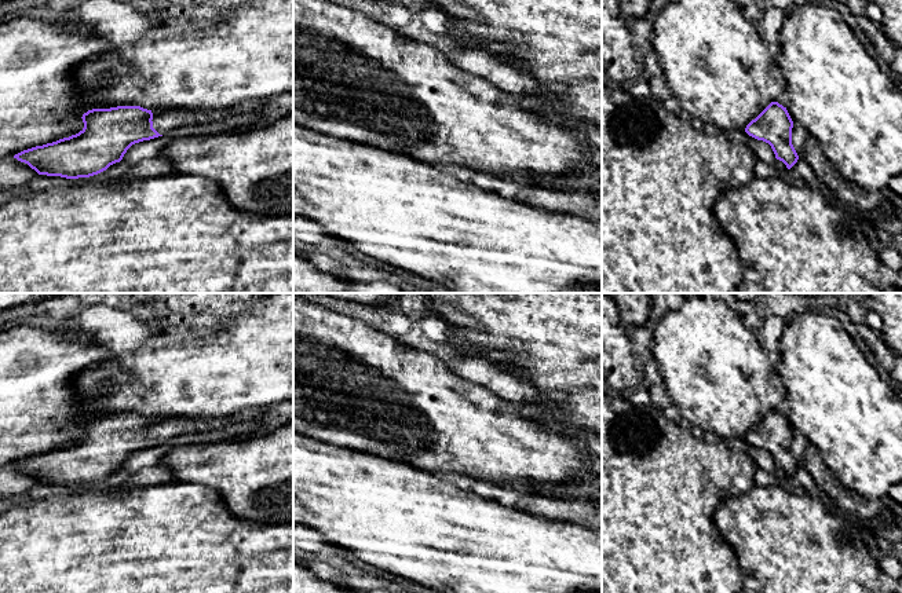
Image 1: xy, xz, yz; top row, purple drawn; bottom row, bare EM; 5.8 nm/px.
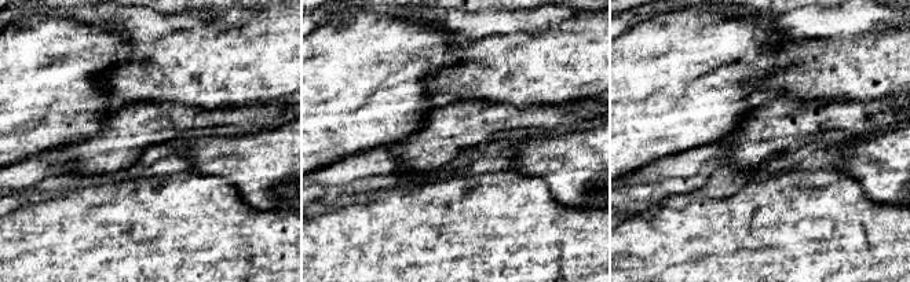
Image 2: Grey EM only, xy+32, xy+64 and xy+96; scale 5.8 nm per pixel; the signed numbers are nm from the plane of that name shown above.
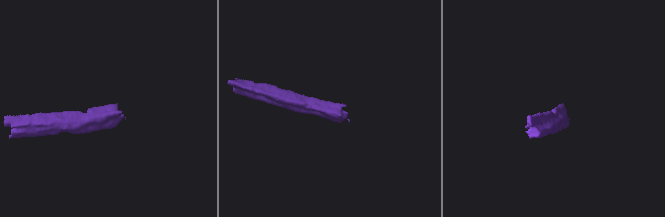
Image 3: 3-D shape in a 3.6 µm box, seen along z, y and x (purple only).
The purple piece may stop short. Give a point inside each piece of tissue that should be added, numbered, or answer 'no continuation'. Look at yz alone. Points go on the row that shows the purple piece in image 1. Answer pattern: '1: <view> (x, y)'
no continuation

